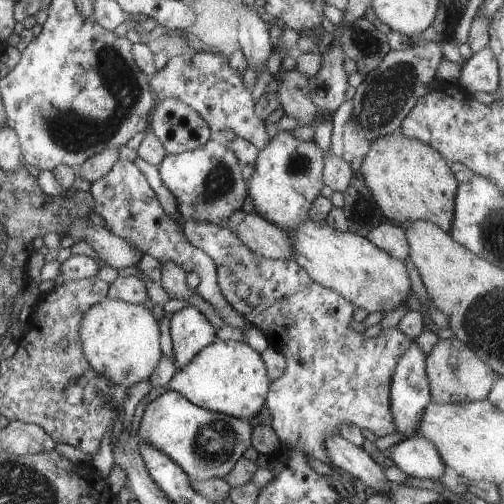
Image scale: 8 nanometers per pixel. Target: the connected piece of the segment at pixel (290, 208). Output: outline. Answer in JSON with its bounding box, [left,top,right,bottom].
[247,133,325,231]

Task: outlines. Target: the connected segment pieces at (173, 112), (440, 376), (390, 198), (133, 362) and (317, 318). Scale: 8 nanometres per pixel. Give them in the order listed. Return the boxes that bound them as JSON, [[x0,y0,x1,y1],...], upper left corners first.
[[149,99,211,155],[425,337,499,405],[360,130,459,233],[79,297,162,389],[183,219,413,464]]

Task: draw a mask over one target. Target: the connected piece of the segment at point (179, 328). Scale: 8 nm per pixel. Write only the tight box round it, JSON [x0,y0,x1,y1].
[170,305,218,370]

